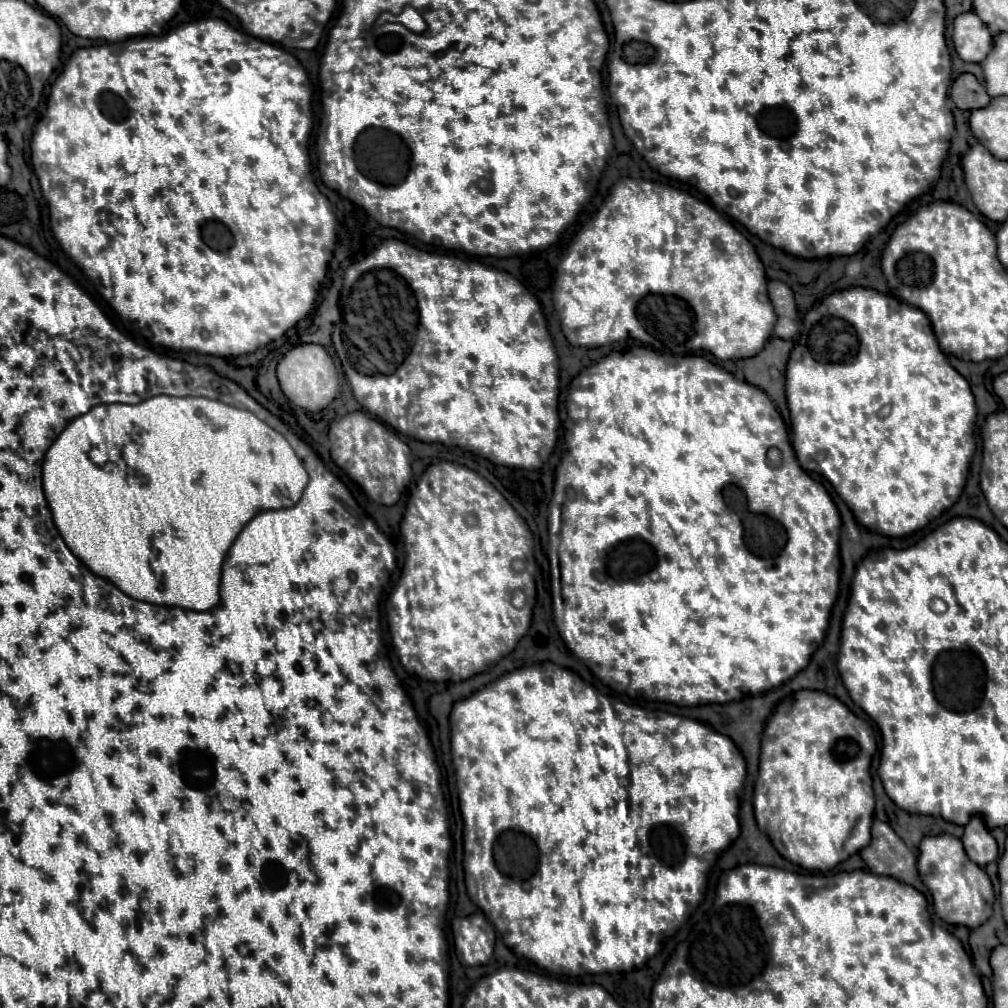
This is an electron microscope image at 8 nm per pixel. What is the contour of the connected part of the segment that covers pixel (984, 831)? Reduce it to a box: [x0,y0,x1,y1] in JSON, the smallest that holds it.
[961,817,999,867]

